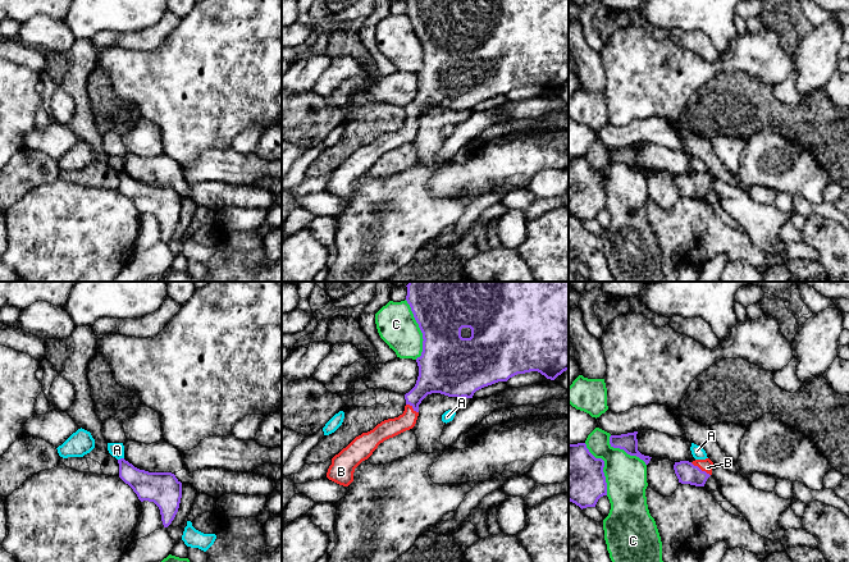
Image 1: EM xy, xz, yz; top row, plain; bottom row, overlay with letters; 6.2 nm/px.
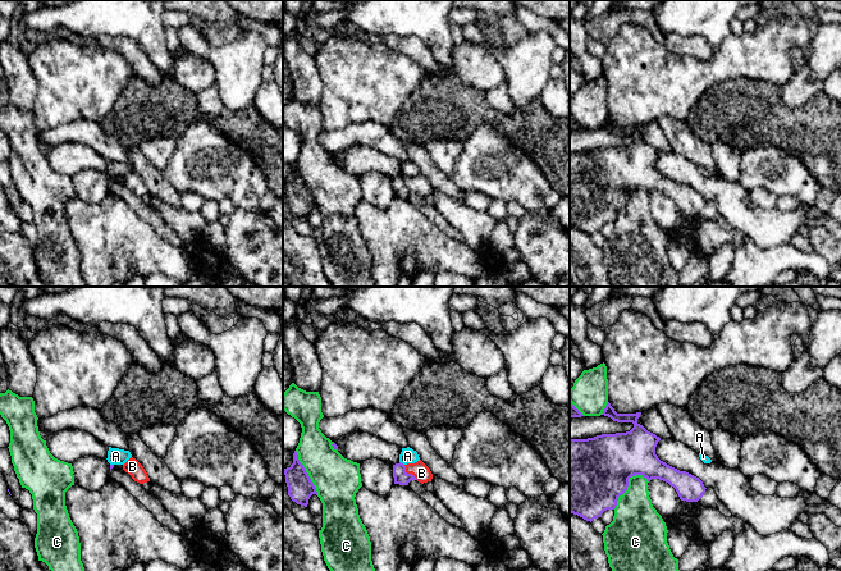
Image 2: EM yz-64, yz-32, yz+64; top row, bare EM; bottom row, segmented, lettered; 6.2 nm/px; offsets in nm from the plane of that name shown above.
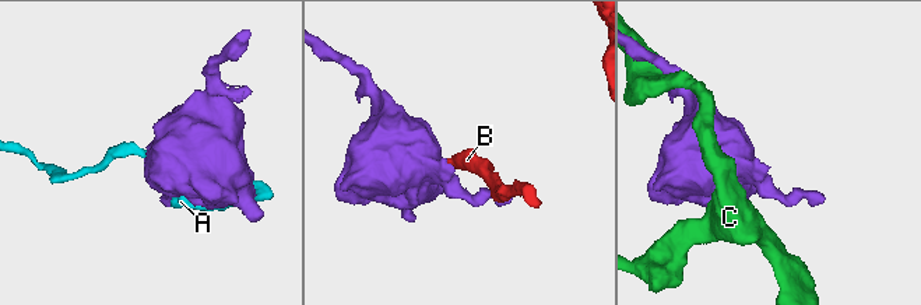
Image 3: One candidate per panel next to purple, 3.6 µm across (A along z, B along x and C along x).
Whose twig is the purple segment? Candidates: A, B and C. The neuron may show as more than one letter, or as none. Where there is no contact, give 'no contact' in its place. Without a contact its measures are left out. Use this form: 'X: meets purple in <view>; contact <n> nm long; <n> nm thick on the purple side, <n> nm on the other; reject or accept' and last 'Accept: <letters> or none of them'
A: meets purple in xy; contact 40 nm long; 180 nm thick on the purple side, 100 nm on the other; reject
B: meets purple in yz; contact 150 nm long; 140 nm thick on the purple side, 80 nm on the other; accept
C: meets purple in xz; contact 380 nm long; 440 nm thick on the purple side, 240 nm on the other; reject
Accept: B

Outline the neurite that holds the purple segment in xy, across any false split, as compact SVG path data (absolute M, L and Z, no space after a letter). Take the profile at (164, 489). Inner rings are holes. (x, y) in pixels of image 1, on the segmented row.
M124 458L118 460L119 478L128 484L141 502L154 502L161 515L164 527L174 520L181 498L182 483L172 472L149 472L134 467Z

